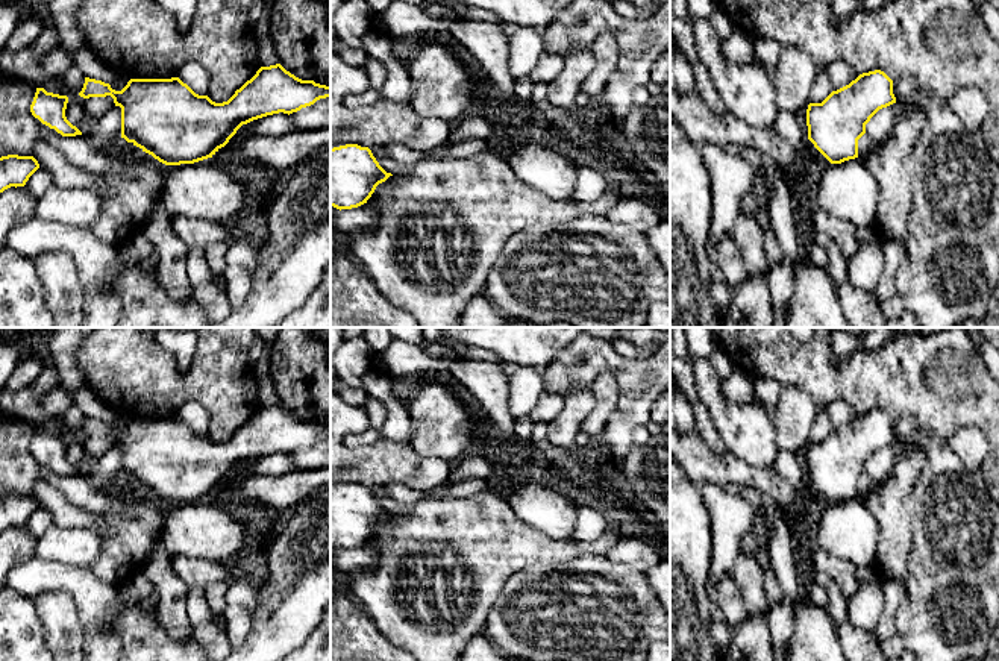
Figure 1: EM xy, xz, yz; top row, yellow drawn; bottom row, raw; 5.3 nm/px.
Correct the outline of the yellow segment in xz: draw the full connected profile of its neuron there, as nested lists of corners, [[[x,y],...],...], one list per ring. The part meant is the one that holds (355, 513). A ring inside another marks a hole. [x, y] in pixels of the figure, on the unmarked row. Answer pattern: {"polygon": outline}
{"polygon": [[[346,484],[330,488],[330,546],[341,550],[367,543],[376,526],[390,515],[393,514],[379,505],[368,487]]]}

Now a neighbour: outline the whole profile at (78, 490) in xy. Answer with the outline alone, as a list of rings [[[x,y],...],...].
[[[41,462],[39,479],[61,491],[74,506],[91,514],[120,514],[127,515],[124,491],[96,490],[86,475],[62,476],[55,468]]]

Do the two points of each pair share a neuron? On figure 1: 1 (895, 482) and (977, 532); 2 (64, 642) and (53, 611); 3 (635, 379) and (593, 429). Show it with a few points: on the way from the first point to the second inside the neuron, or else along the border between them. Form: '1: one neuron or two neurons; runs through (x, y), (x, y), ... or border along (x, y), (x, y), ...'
1: two neurons; border along (926, 460), (907, 501), (910, 528)
2: one neuron; runs through (64, 634), (59, 619)
3: two neurons; border along (607, 370), (616, 379), (619, 404), (601, 432)

